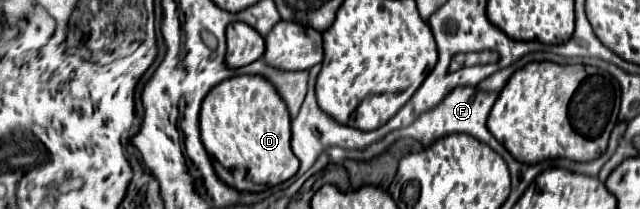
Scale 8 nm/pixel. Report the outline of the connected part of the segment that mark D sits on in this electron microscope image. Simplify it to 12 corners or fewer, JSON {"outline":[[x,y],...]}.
{"outline":[[239,75],[209,91],[199,129],[217,177],[259,193],[291,179],[289,113]]}

